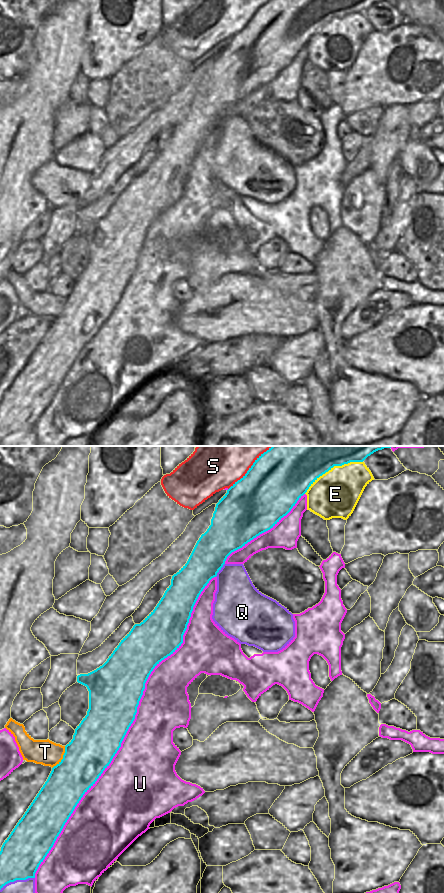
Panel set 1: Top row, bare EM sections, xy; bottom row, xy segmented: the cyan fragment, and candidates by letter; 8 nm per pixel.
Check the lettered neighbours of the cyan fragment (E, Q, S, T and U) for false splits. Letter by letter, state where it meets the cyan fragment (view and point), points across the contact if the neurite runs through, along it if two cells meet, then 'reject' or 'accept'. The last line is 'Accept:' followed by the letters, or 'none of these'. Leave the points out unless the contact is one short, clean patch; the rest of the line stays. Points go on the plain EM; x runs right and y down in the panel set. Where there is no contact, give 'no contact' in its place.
E: meets cyan in xy at (332, 19); reject
Q: meets cyan in xy at (220, 121); reject
S: meets cyan in xy at (249, 21); reject
T: meets cyan in xy at (63, 309); reject
U: meets cyan in xy at (130, 277); reject
Accept: none of these

